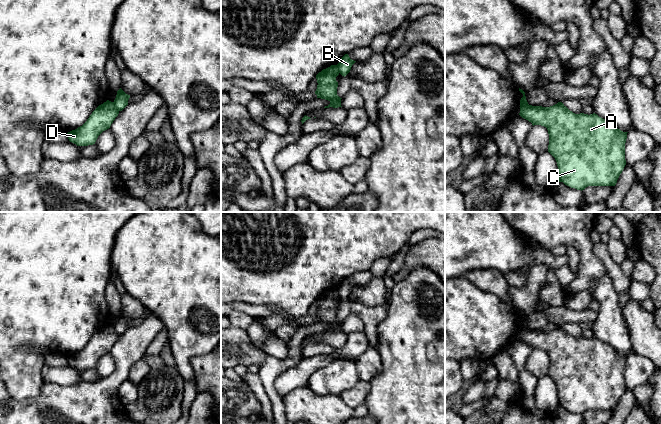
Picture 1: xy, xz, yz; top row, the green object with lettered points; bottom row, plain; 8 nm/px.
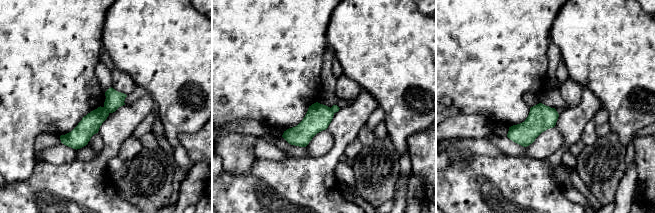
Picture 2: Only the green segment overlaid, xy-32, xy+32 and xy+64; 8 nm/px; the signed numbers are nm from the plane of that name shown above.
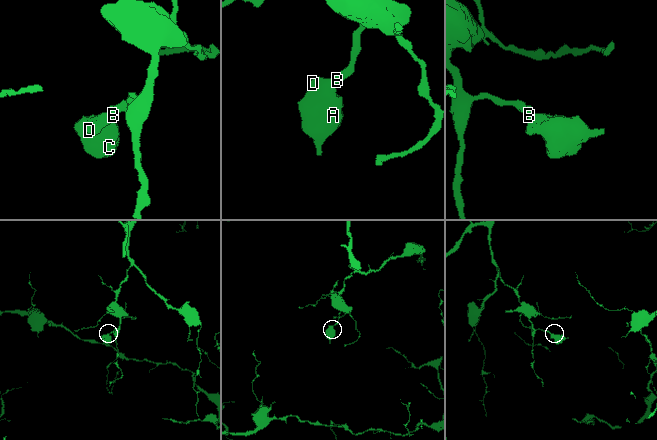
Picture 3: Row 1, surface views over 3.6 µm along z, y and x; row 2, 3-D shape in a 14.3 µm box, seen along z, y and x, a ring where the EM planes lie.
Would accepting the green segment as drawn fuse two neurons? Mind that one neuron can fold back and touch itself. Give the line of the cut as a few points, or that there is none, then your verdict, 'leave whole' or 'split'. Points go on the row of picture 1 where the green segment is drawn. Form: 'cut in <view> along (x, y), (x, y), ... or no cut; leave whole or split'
cut in xy along (112, 102), (118, 111); split

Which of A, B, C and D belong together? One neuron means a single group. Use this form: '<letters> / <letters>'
A C D / B

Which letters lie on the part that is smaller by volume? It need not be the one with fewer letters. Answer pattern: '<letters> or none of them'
A, C, D

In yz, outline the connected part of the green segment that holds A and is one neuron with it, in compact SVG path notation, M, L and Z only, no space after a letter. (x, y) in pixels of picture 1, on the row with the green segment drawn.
M562 102L550 107L527 105L519 115L532 123L547 128L548 152L558 166L559 182L584 190L588 186L615 186L625 165L625 143L627 133L597 114L575 114Z

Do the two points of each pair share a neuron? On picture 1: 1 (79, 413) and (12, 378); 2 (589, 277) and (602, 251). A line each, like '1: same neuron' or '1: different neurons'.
1: different neurons
2: different neurons

